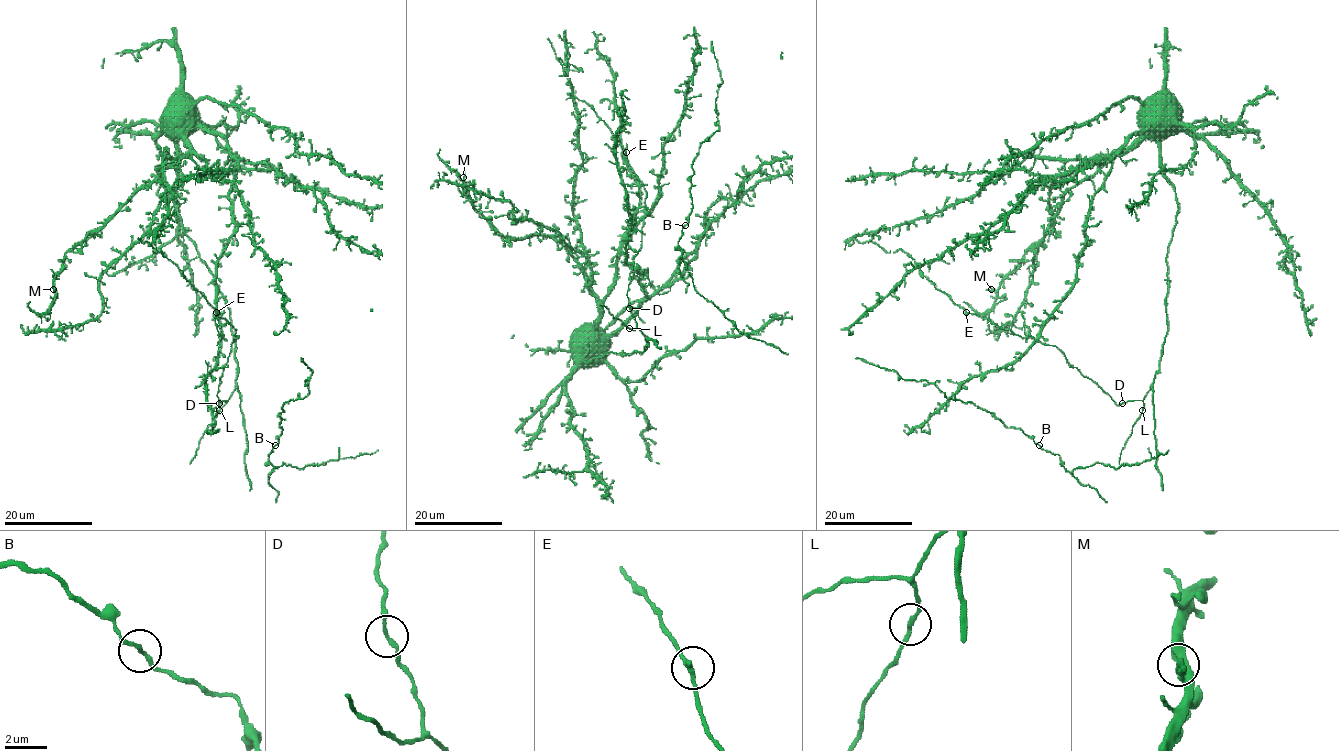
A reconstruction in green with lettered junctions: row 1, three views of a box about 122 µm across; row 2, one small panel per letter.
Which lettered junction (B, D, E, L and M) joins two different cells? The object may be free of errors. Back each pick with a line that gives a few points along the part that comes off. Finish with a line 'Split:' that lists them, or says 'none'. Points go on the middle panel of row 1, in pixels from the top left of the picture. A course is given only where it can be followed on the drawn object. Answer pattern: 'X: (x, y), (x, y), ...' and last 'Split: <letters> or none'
Split: none

